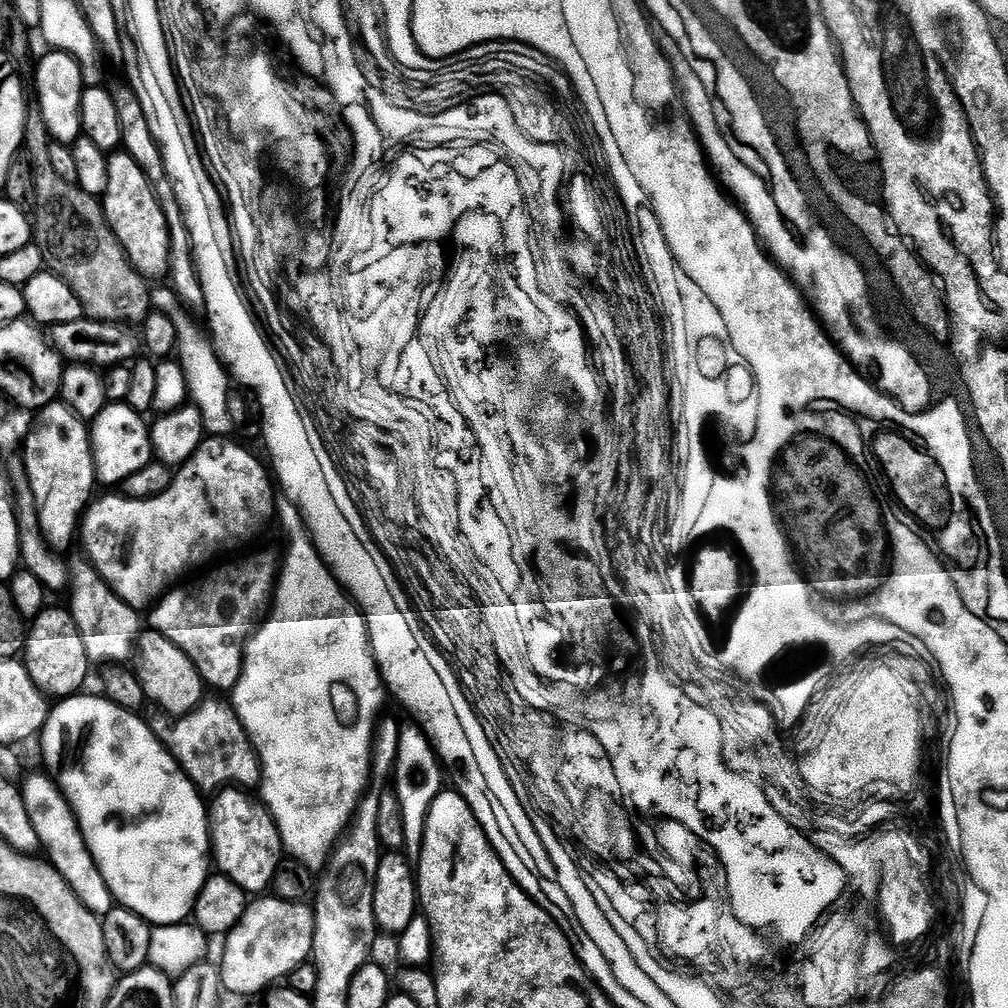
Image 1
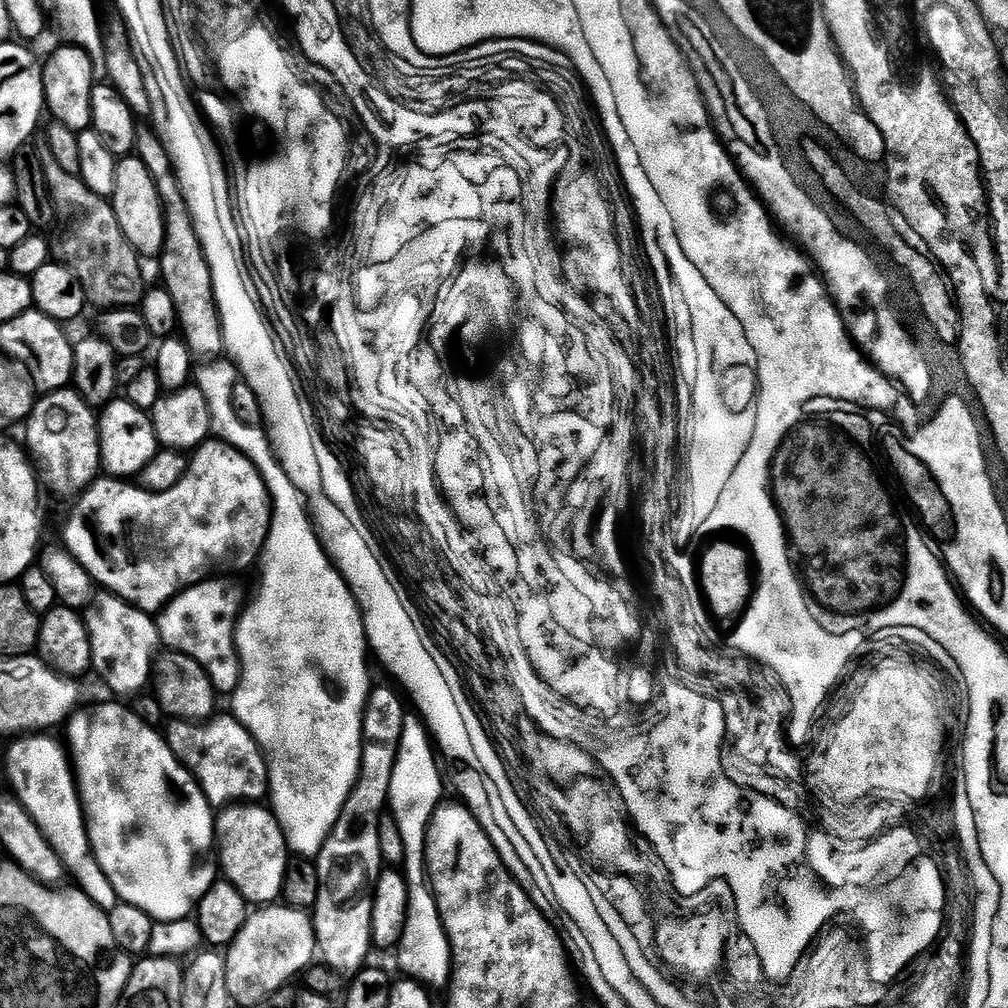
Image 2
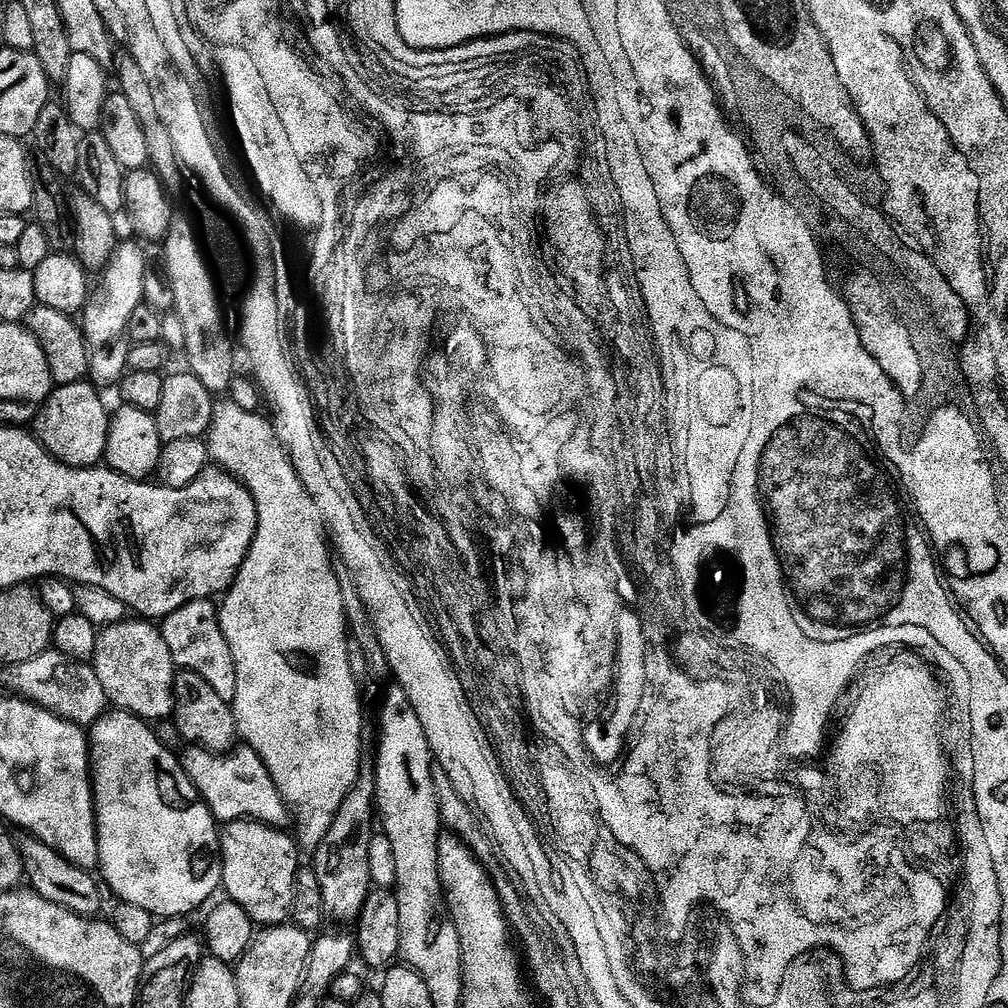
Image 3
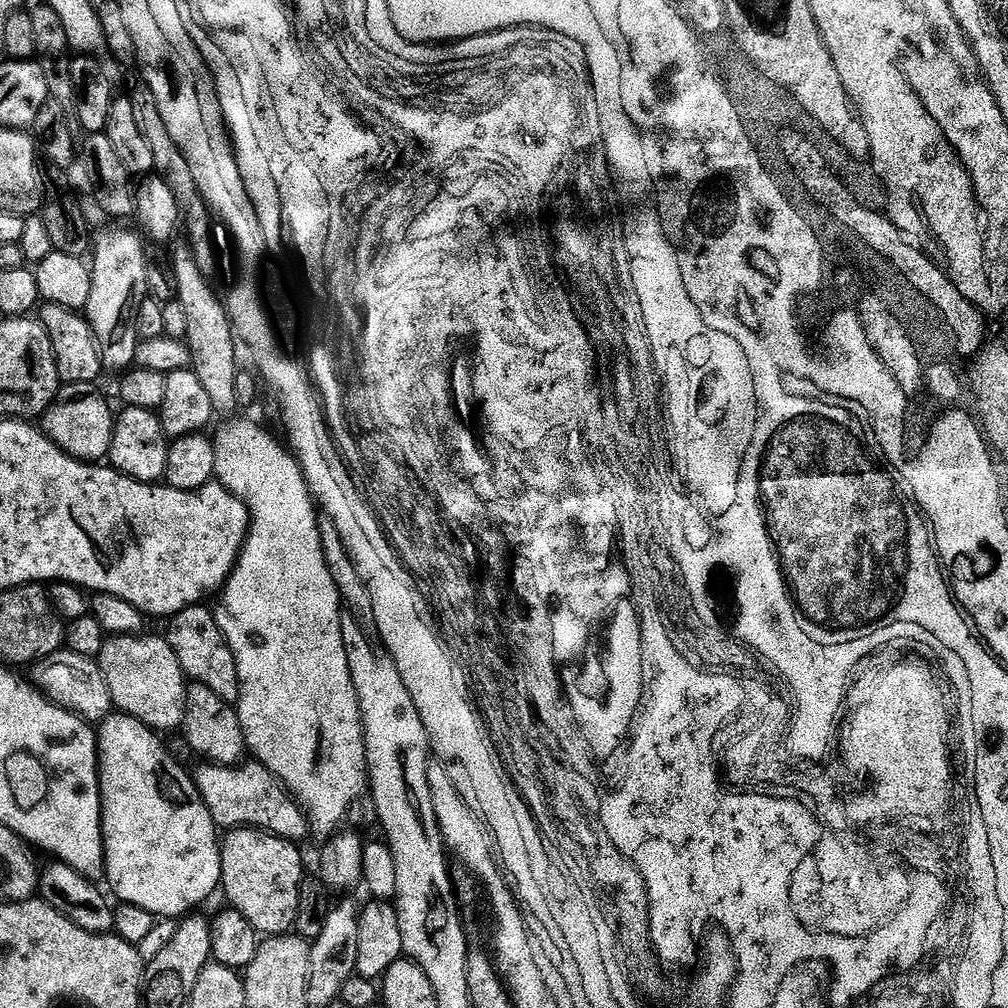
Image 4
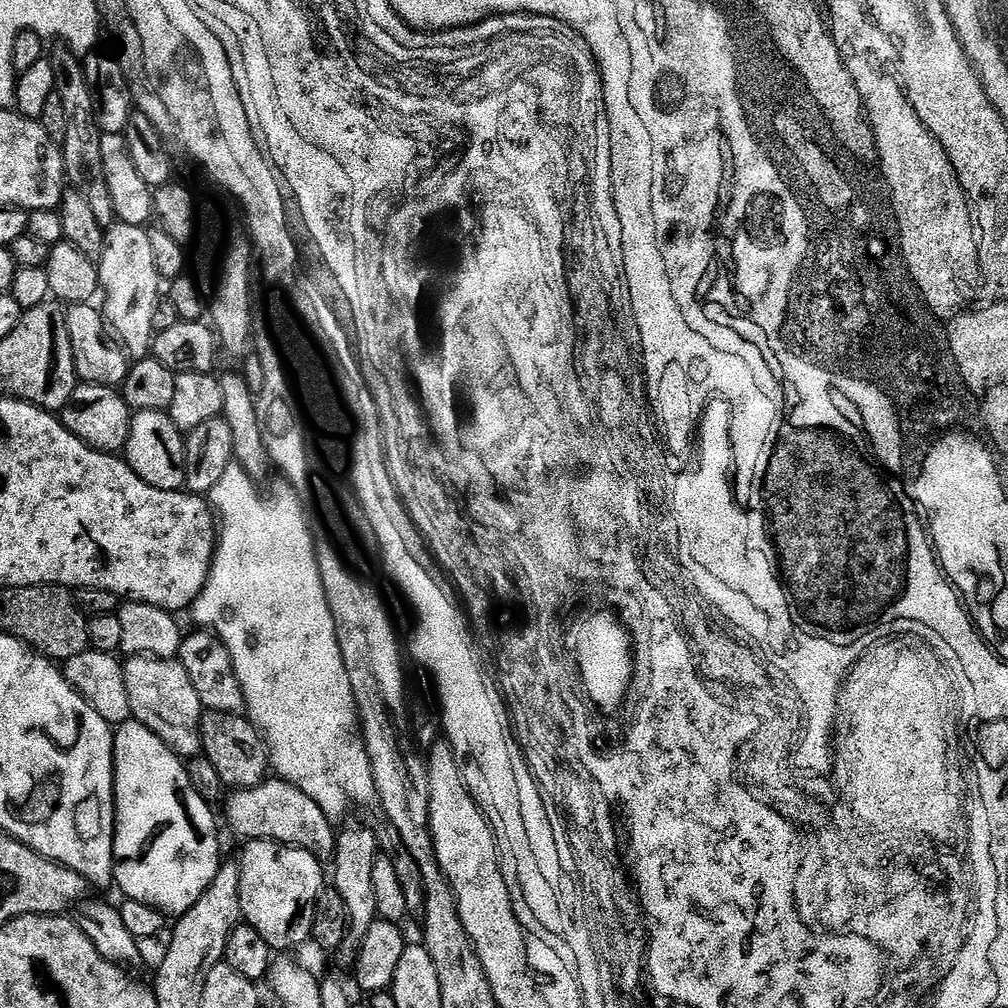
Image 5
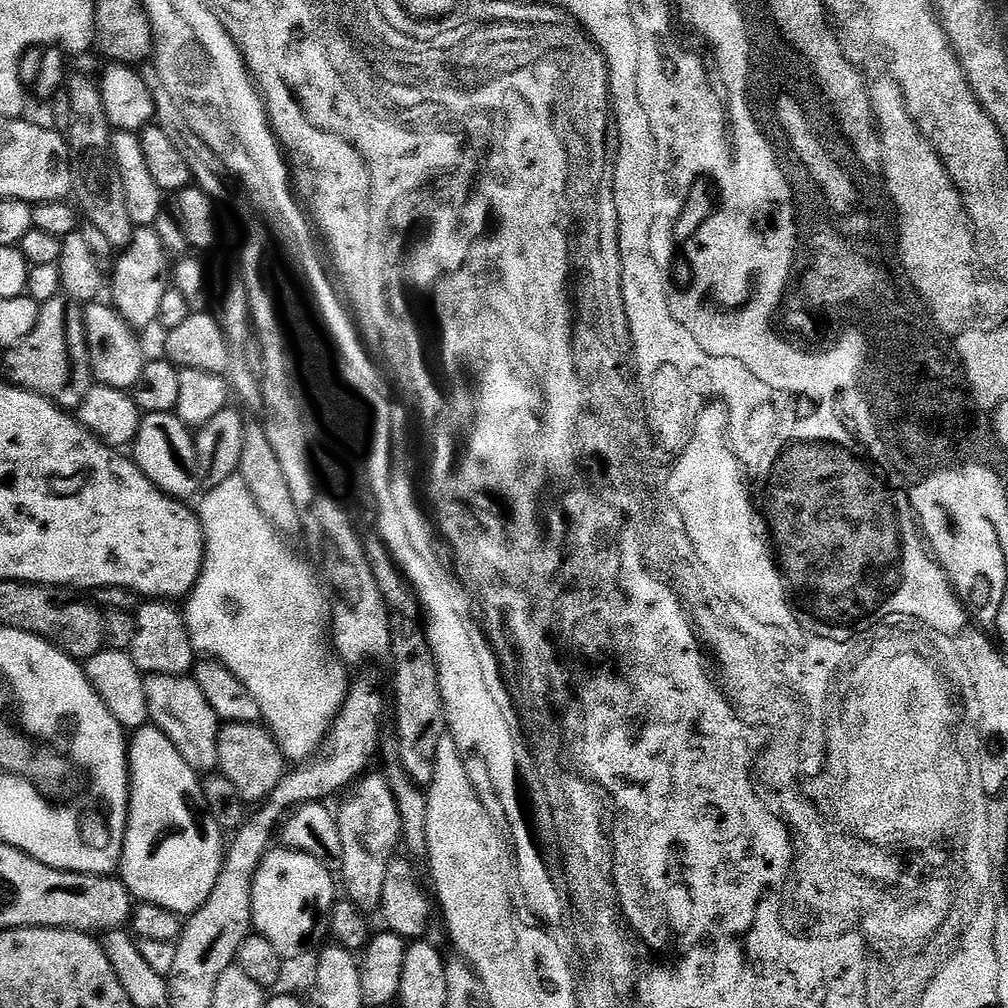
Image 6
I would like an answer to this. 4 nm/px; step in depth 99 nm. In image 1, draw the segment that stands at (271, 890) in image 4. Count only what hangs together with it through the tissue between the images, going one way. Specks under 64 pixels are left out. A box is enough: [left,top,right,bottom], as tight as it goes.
[210,786,282,894]

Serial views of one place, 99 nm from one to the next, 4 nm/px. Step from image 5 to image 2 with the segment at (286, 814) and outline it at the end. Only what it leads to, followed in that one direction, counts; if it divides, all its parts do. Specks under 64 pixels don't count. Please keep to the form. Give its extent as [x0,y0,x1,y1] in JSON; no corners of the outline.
[166,715,269,810]

